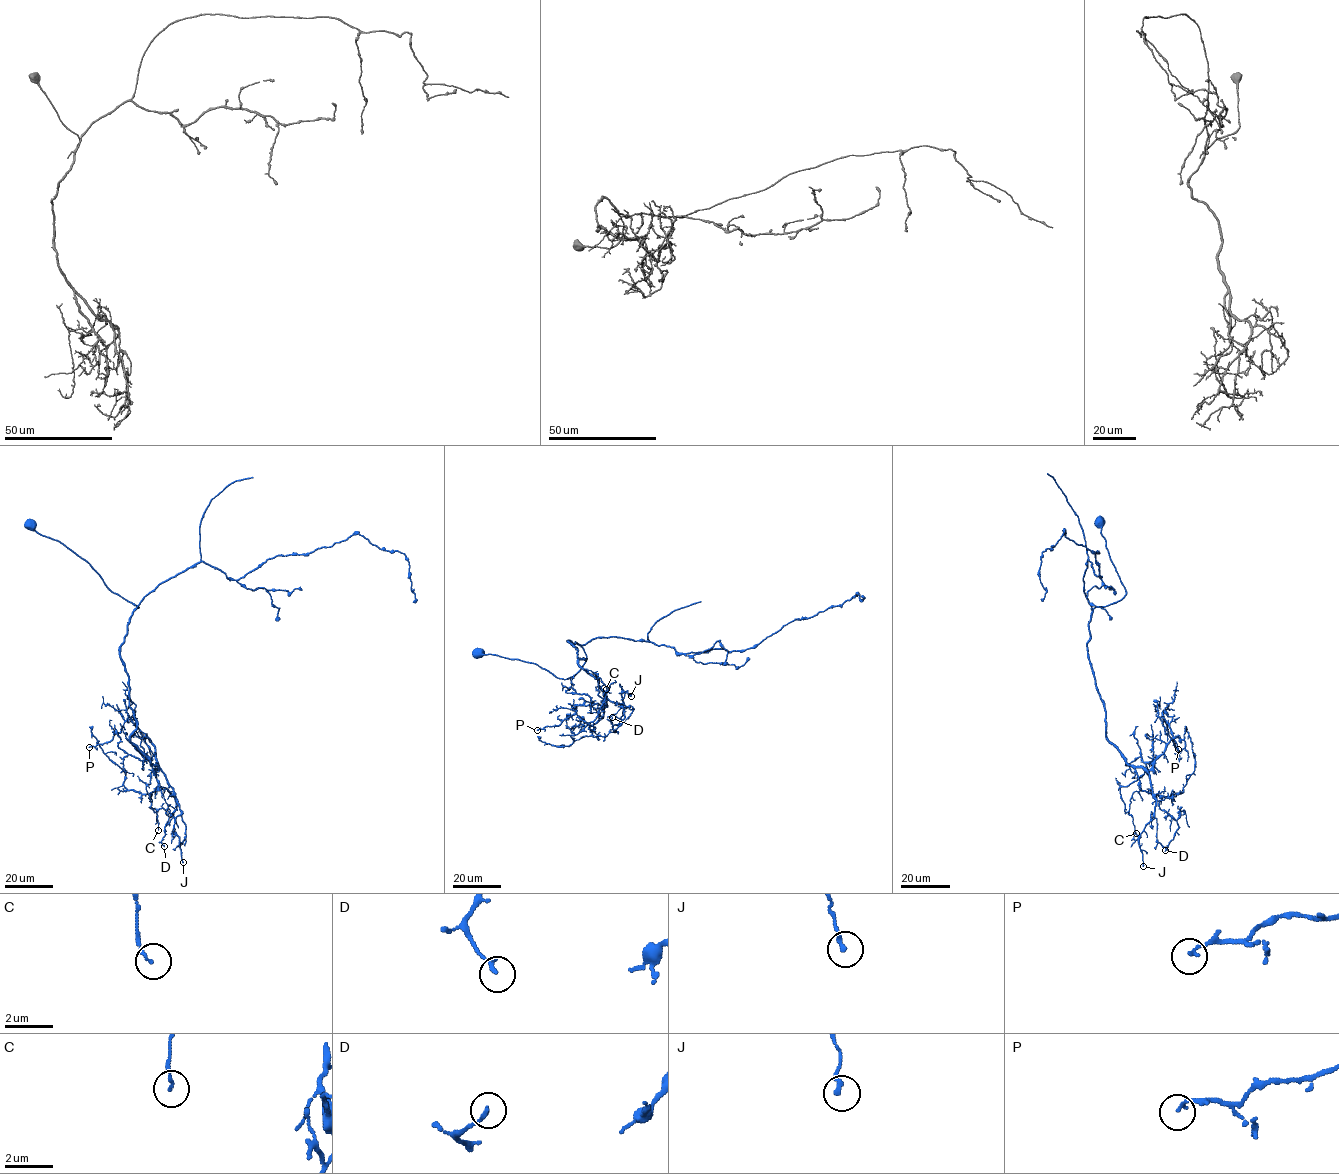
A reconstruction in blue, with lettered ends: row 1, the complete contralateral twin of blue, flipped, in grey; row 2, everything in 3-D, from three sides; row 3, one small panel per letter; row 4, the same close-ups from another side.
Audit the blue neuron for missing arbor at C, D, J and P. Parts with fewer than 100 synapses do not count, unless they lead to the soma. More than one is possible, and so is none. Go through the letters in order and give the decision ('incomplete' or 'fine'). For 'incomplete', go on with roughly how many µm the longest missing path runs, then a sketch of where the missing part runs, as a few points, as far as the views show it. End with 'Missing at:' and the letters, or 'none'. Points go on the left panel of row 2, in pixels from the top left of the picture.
C: fine
D: fine
J: fine
P: fine
Missing at: none

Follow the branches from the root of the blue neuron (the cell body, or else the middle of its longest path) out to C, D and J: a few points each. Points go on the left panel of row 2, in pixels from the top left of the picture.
C: (29, 524), (138, 608), (120, 658), (136, 724), (130, 741), (157, 765), (146, 790), (158, 830)
D: (29, 524), (138, 608), (120, 658), (136, 724), (130, 741), (175, 797), (164, 846)
J: (29, 524), (84, 559), (112, 592), (138, 608), (120, 653), (136, 724), (130, 741), (173, 789), (183, 862)

